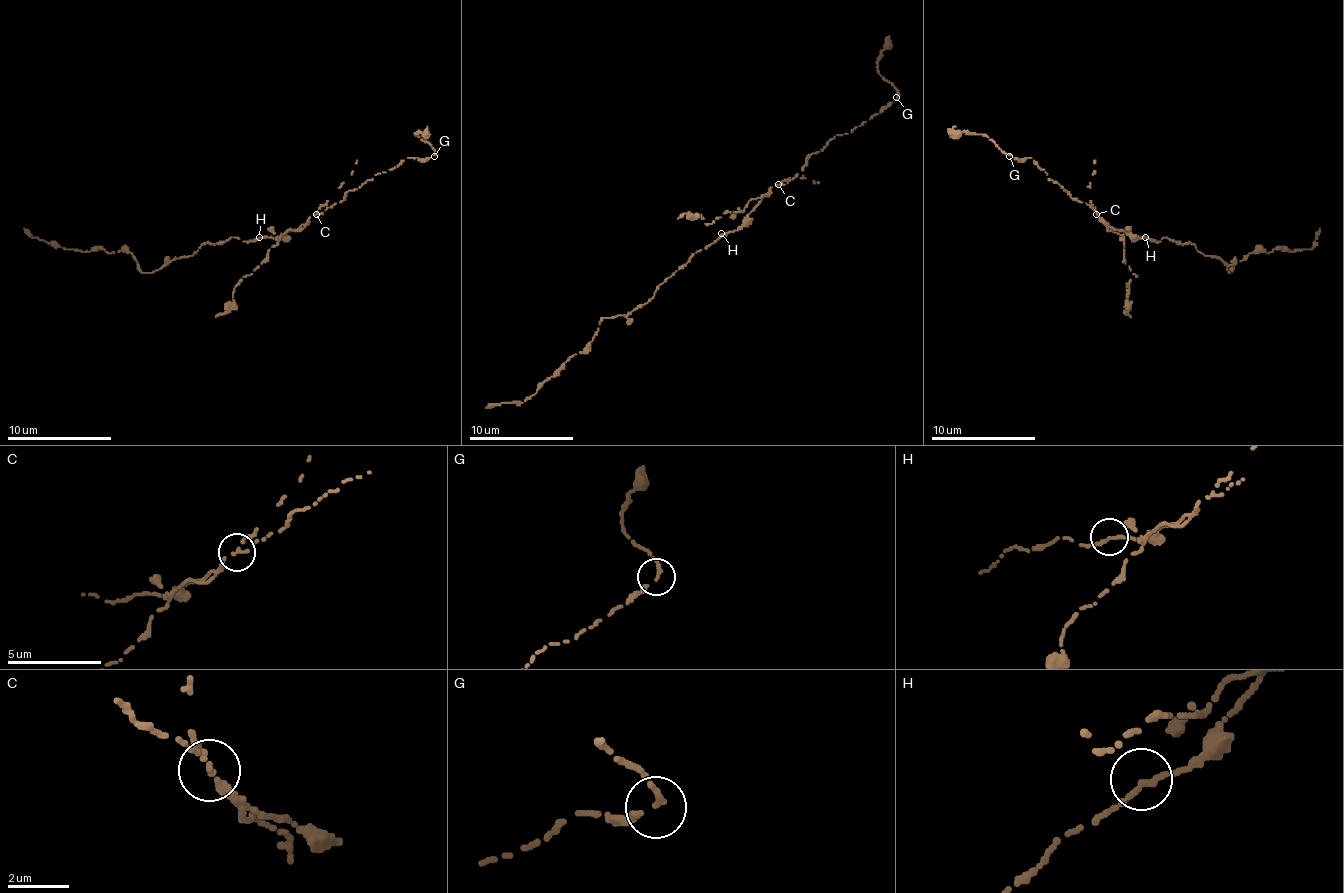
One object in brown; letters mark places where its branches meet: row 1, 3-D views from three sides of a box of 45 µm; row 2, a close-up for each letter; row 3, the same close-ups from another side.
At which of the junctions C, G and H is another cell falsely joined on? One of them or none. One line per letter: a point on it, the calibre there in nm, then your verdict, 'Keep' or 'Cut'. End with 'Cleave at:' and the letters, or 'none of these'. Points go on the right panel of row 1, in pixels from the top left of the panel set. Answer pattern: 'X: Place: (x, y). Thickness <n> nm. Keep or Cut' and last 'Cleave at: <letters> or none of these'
C: Place: (1096, 214). Thickness 190 nm. Cut
G: Place: (1009, 156). Thickness 180 nm. Keep
H: Place: (1145, 237). Thickness 190 nm. Keep
Cleave at: C

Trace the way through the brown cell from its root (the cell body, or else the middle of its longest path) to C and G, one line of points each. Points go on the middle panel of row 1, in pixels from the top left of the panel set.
C: (721, 236), (737, 231), (771, 186), (779, 184)
G: (721, 236), (737, 231), (771, 186), (802, 171), (813, 152), (836, 134), (873, 118), (896, 97)

